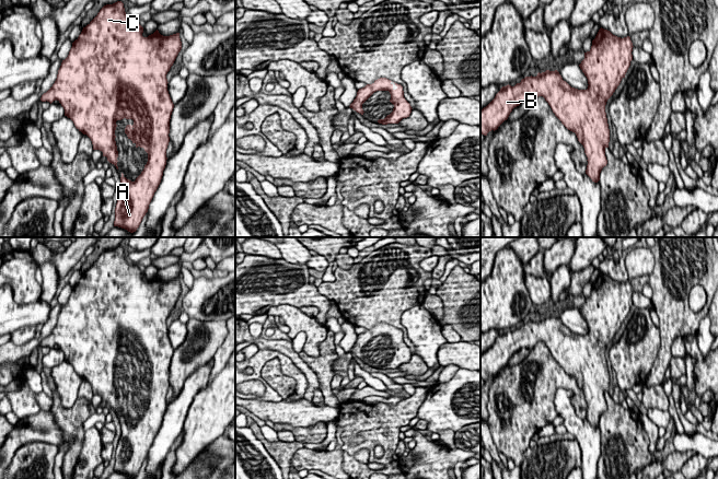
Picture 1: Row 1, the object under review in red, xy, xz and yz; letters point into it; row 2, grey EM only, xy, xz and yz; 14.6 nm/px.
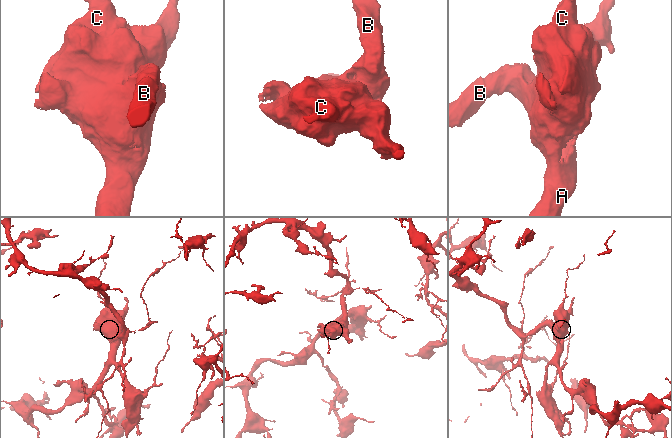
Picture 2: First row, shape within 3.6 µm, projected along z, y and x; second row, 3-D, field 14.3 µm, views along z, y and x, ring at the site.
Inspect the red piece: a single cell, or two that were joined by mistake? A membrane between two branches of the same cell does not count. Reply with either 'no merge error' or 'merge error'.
no merge error

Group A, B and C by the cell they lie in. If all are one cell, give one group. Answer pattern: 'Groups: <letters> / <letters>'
Groups: A B C

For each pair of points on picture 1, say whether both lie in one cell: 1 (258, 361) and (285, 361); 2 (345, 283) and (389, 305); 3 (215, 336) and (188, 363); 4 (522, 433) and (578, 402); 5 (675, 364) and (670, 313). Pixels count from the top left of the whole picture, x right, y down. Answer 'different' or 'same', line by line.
1: same
2: same
3: same
4: same
5: different

